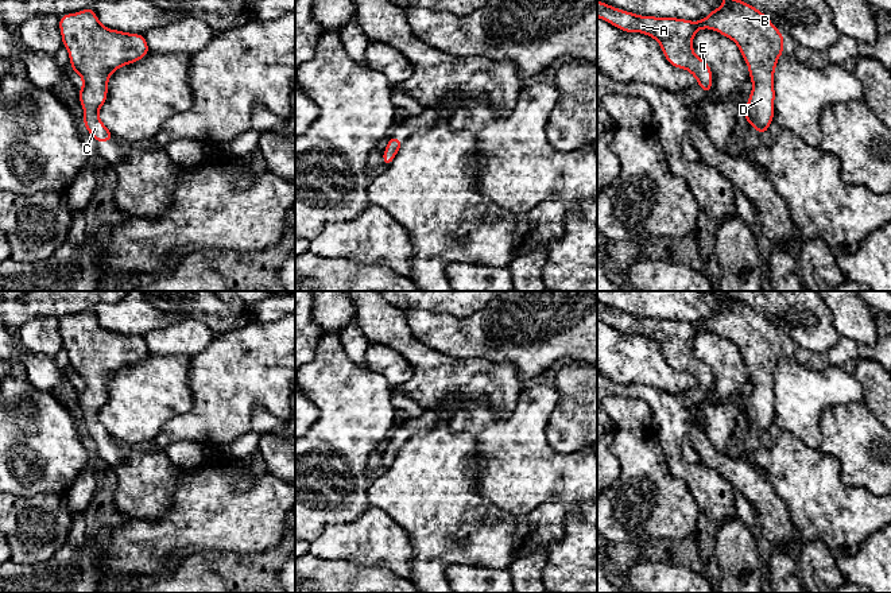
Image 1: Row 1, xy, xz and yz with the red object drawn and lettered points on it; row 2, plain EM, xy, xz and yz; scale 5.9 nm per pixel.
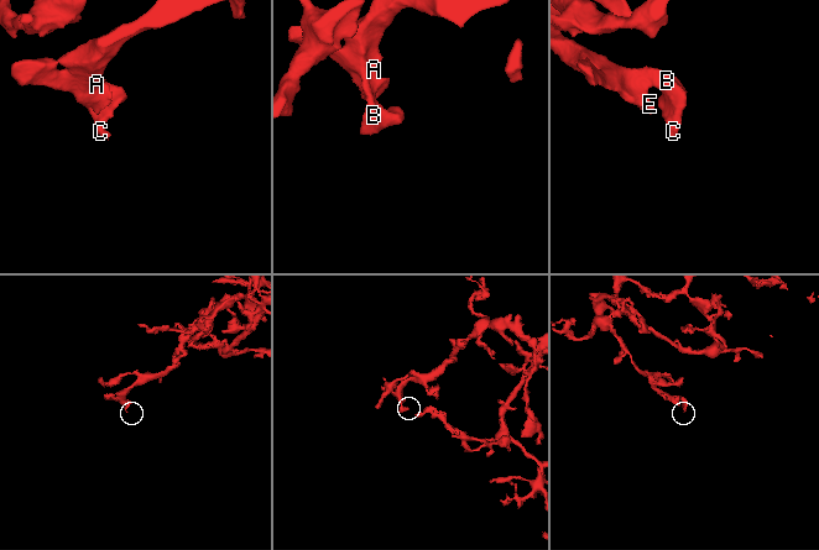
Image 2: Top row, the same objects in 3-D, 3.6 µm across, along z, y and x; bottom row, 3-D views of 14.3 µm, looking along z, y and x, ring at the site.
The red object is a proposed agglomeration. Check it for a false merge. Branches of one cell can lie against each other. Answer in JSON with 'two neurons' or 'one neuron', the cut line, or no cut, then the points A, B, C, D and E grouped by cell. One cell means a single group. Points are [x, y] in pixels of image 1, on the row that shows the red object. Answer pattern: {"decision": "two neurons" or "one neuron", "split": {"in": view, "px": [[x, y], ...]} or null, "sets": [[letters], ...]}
{"decision": "one neuron", "split": null, "sets": [["A", "B", "C", "D", "E"]]}

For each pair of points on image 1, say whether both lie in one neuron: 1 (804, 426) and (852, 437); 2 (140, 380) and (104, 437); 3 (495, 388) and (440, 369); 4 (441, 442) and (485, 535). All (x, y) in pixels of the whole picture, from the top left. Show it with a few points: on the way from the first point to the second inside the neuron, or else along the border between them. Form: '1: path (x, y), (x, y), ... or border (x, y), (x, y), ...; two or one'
1: border (839, 403), (826, 407), (821, 414), (818, 448); two
2: border (105, 399), (99, 421), (116, 440), (134, 445); two
3: path (481, 378), (453, 378); one
4: path (441, 465), (441, 491), (463, 512); one

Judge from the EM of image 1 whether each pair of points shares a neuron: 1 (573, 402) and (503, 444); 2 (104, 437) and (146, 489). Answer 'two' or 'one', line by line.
1: two
2: one

